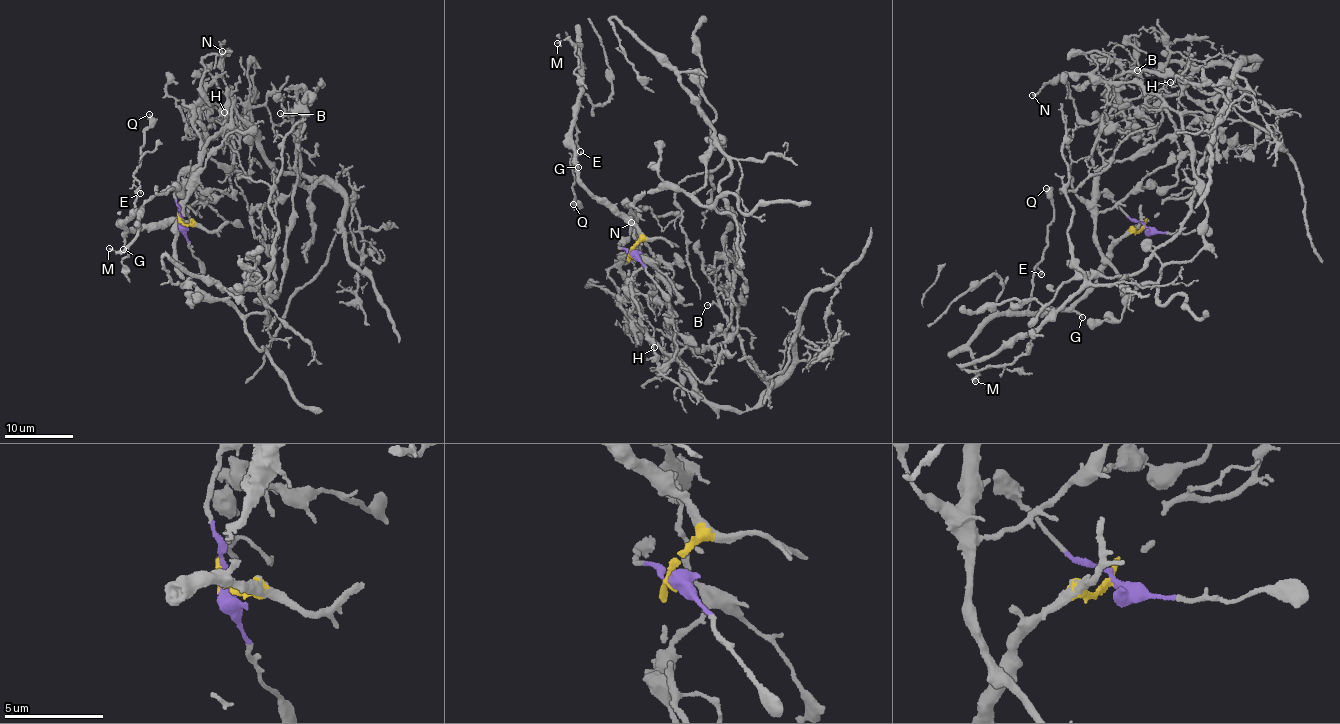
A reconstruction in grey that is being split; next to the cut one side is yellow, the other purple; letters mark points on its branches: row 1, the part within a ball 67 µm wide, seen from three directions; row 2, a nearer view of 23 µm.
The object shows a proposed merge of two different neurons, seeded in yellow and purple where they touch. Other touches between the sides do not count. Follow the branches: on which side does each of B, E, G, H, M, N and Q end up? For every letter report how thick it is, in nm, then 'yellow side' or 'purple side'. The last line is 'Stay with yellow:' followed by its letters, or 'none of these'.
B: 120 nm | purple side
E: 120 nm | yellow side
G: 190 nm | yellow side
H: 190 nm | purple side
M: 160 nm | yellow side
N: 200 nm | purple side
Q: 260 nm | yellow side
Stay with yellow: E, G, M, Q

